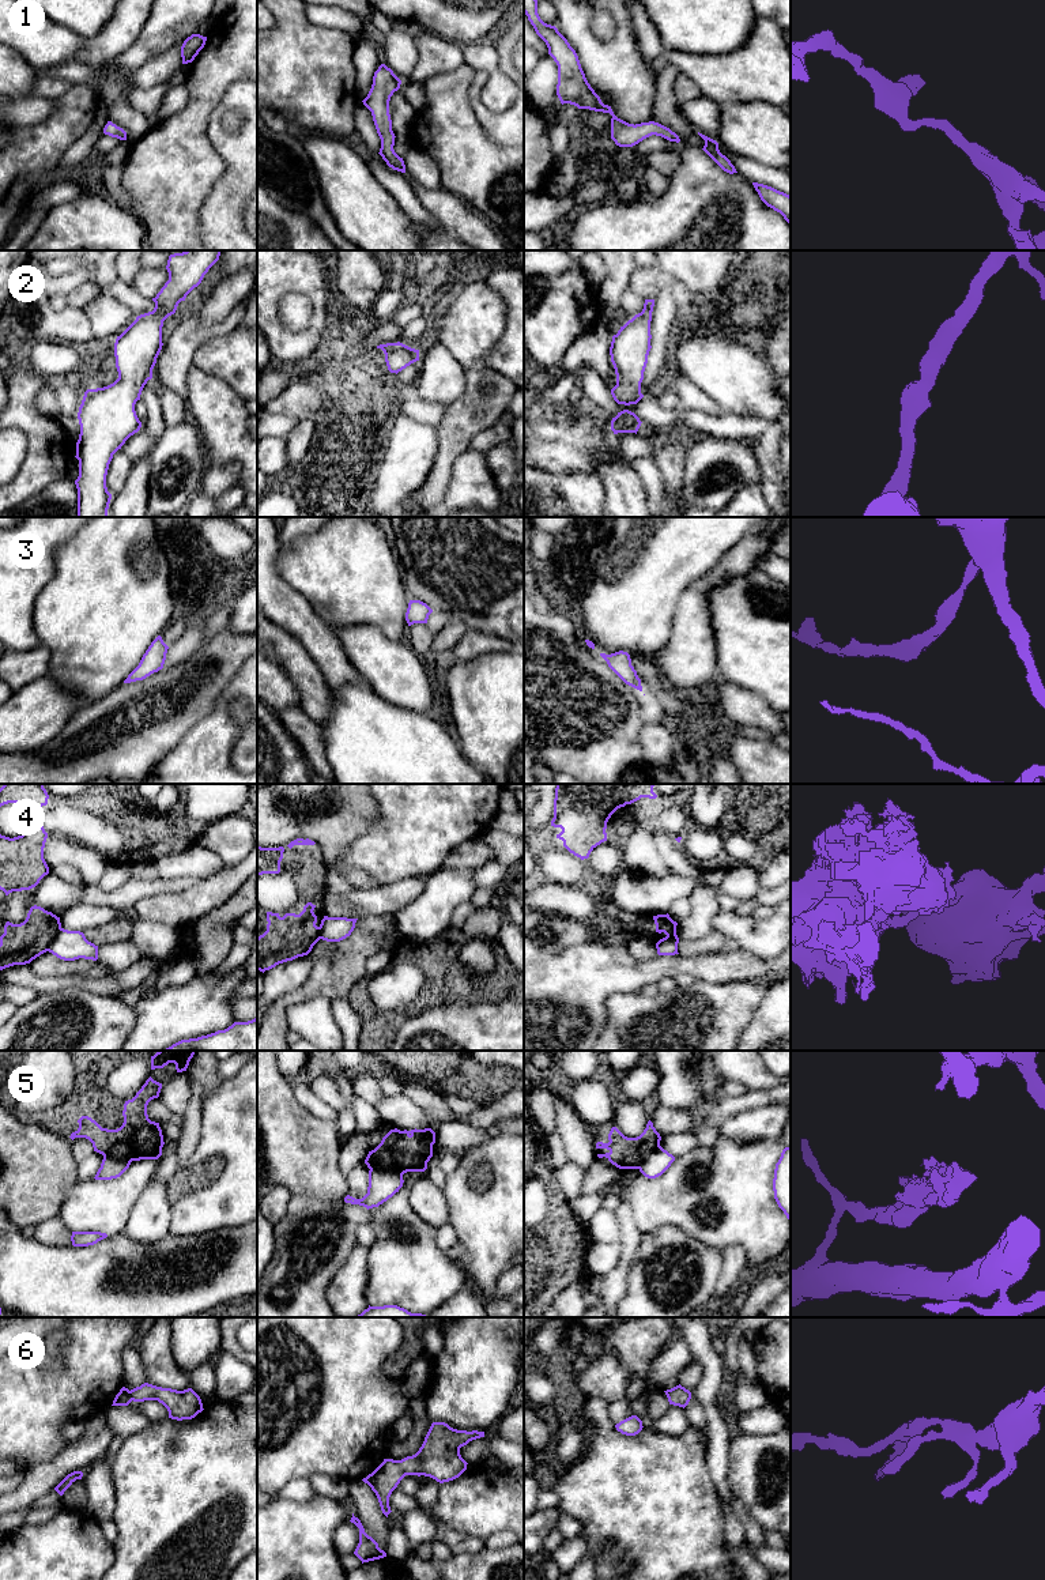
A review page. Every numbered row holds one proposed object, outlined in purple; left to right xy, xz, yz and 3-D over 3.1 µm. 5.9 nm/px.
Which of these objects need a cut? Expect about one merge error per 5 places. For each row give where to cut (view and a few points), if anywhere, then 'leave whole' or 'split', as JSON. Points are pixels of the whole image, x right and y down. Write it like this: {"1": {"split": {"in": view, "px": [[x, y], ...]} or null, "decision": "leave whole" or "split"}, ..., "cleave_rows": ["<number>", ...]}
{"1": {"split": null, "decision": "leave whole"}, "2": {"split": null, "decision": "leave whole"}, "3": {"split": null, "decision": "leave whole"}, "4": {"split": {"in": "xy", "px": [[61, 928], [46, 950]]}, "decision": "split"}, "5": {"split": {"in": "xz", "px": [[370, 1168], [397, 1172], [402, 1176]]}, "decision": "split"}, "6": {"split": null, "decision": "leave whole"}, "cleave_rows": ["4", "5"]}

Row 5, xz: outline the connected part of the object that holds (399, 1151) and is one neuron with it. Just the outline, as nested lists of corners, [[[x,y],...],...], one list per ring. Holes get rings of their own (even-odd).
[[[431,1128],[400,1131],[391,1130],[381,1143],[369,1151],[365,1164],[369,1169],[396,1172],[425,1172],[433,1157],[435,1132]]]

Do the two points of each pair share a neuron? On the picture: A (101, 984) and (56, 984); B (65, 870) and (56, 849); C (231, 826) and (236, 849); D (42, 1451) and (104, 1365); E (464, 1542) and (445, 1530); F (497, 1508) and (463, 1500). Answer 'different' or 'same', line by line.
A: same
B: different
C: same
D: same
E: same
F: same

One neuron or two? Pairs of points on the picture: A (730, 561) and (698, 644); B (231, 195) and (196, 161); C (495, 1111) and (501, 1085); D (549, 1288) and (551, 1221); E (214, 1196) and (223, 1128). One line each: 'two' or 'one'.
A: one
B: two
C: two
D: one
E: one

